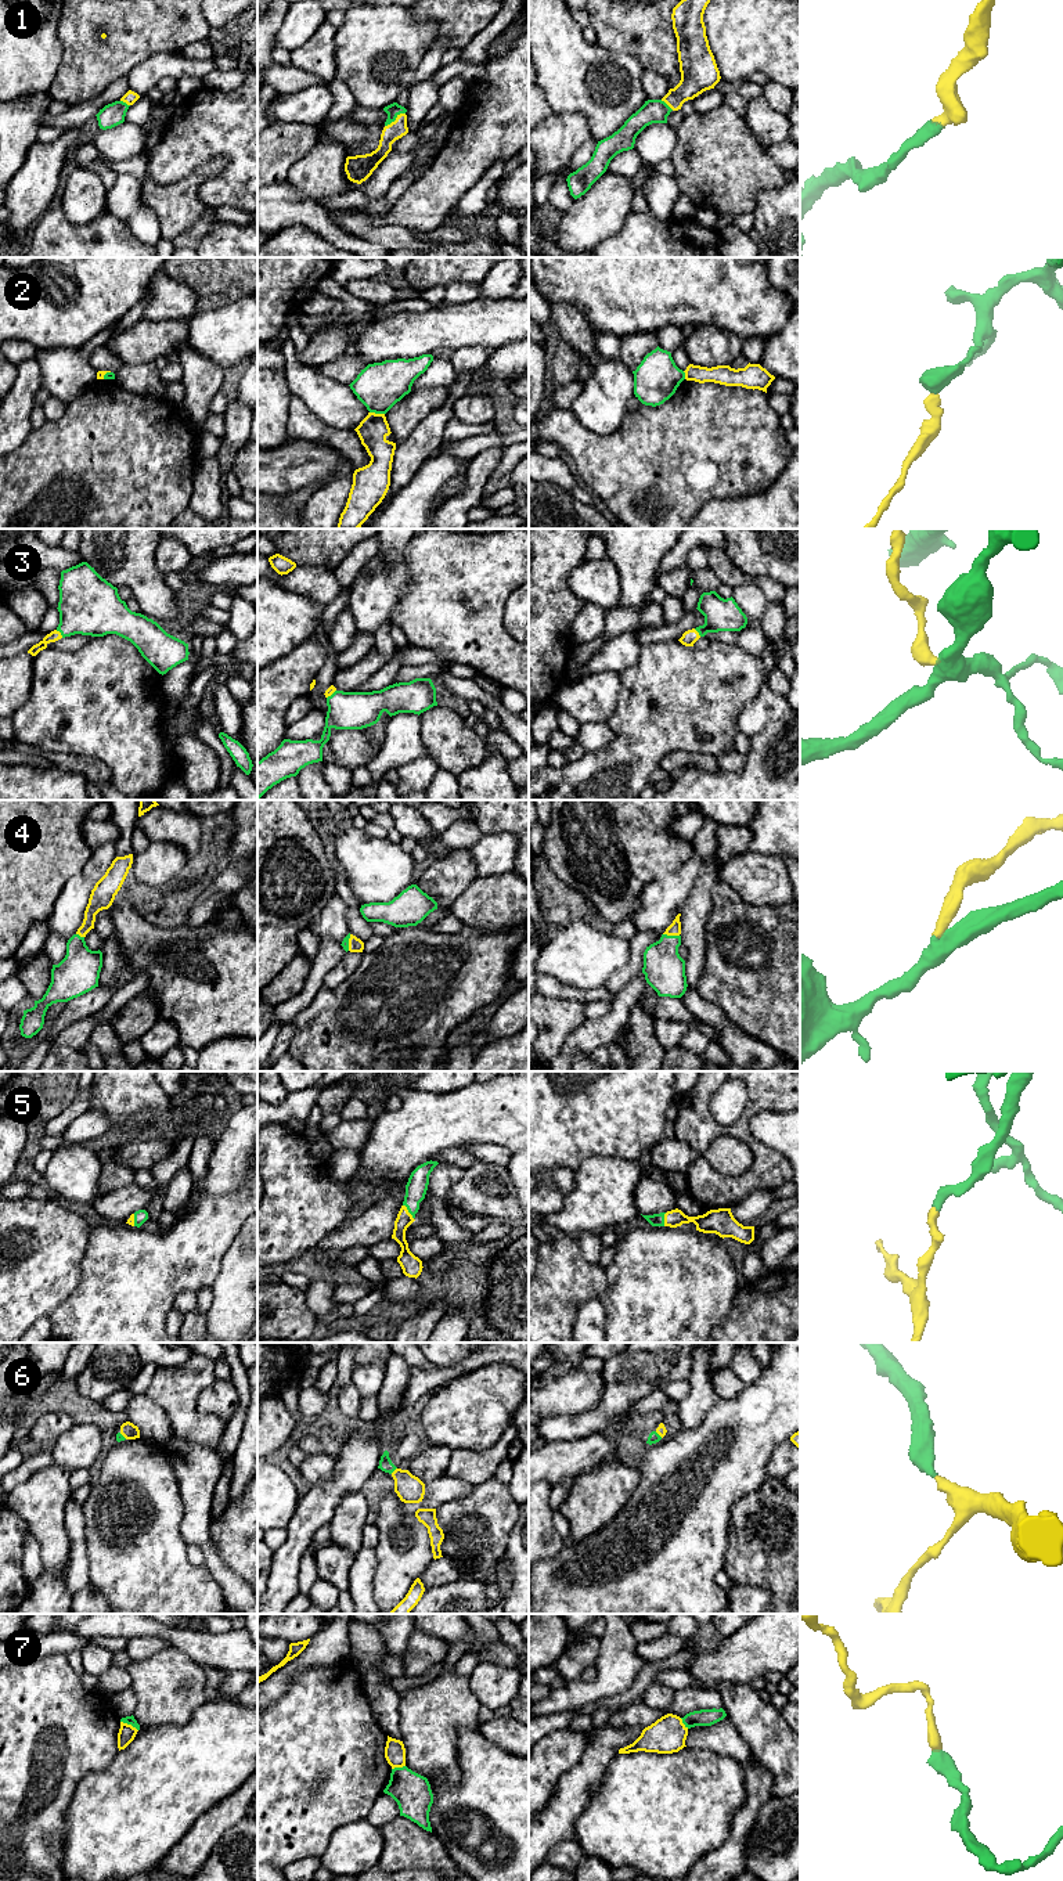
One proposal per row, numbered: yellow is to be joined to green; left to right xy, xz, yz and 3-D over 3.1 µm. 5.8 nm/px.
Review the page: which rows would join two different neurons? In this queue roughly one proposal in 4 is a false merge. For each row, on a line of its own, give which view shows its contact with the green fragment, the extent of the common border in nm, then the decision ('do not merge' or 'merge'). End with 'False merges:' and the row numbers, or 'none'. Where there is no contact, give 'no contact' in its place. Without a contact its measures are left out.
1: contact in xz; length 150 nm; merge
2: contact in xz; length 90 nm; do not merge
3: contact in xy; length 60 nm; merge
4: contact in yz; length 100 nm; merge
5: contact in xz; length 110 nm; do not merge
6: contact in xz; length 50 nm; merge
7: contact in xy; length 120 nm; do not merge
False merges: 2, 5, 7

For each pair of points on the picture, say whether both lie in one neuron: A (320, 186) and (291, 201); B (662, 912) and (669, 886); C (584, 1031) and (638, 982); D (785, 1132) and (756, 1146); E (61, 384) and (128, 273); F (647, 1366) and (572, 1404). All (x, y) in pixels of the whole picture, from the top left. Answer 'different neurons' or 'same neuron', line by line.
A: different neurons
B: same neuron
C: same neuron
D: different neurons
E: different neurons
F: different neurons

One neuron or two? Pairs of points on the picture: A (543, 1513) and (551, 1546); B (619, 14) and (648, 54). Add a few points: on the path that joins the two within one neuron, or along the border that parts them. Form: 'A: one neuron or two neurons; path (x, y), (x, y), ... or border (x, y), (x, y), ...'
A: one neuron; path (543, 1521), (543, 1538)
B: one neuron; path (629, 22), (648, 44)

